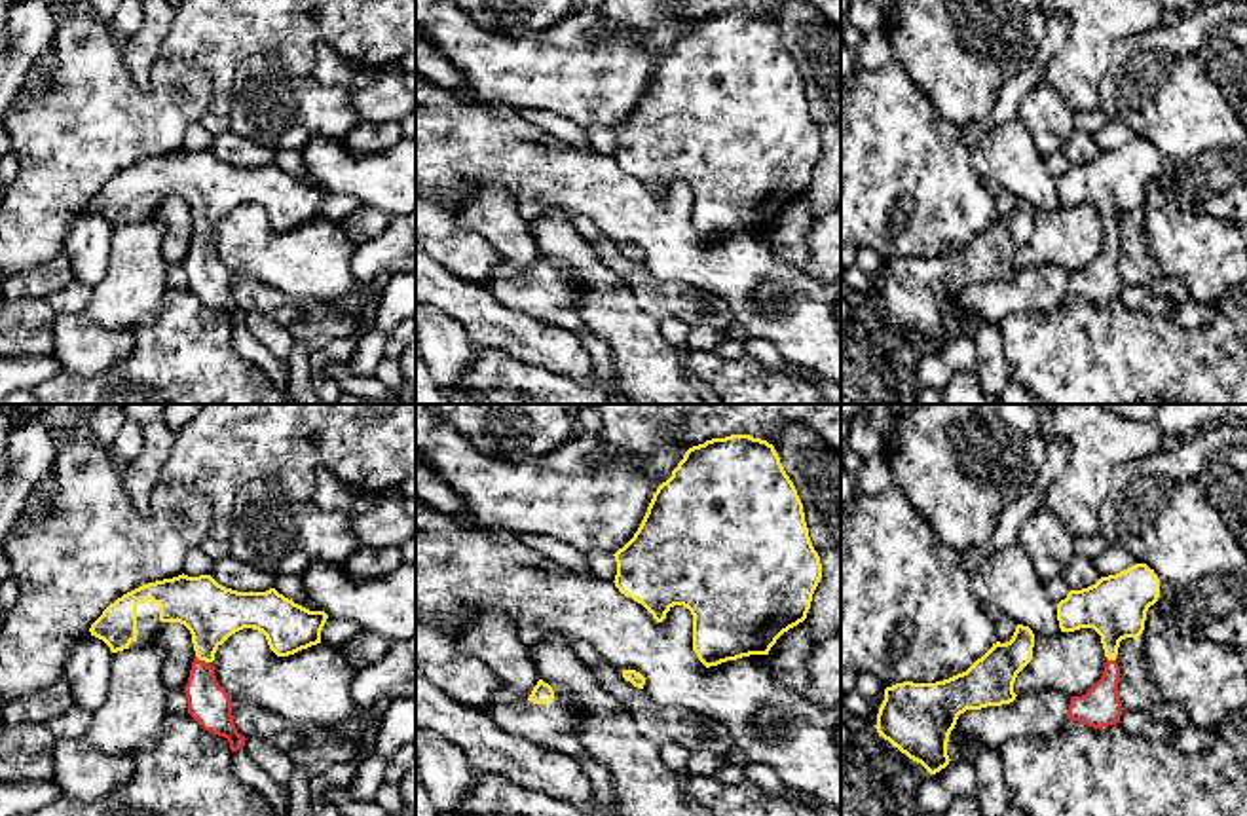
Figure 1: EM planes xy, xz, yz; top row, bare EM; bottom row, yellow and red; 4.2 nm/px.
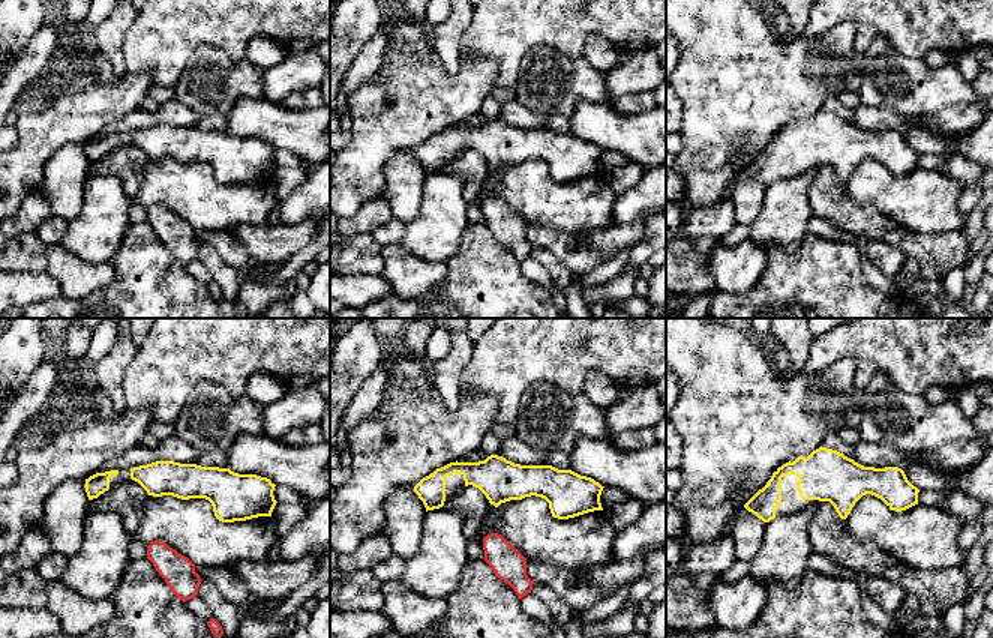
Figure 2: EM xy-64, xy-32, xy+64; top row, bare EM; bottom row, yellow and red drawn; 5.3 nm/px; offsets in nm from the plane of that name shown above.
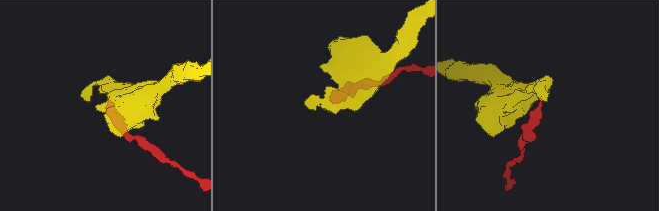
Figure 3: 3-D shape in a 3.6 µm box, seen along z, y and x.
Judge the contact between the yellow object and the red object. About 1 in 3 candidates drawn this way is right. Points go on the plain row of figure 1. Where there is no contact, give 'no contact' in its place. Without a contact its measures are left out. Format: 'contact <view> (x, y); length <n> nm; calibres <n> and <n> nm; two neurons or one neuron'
contact xy (202, 234); length 50 nm; calibres 240 and 180 nm; one neuron

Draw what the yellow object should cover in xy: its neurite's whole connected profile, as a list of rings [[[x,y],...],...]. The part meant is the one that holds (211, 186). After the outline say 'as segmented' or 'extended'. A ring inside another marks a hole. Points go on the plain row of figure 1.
[[[178,150],[156,158],[142,159],[114,178],[110,178],[102,190],[91,199],[91,211],[102,214],[112,228],[152,220],[154,213],[165,197],[180,197],[192,209],[195,233],[192,237],[190,252],[184,262],[188,271],[188,288],[209,307],[224,311],[230,317],[230,325],[237,326],[245,321],[233,300],[232,273],[218,260],[214,243],[216,224],[235,207],[243,203],[254,203],[268,214],[270,224],[277,232],[288,232],[302,224],[321,218],[321,205],[328,190],[325,186],[309,186],[292,175],[279,169],[275,163],[266,167],[237,167],[218,159],[211,150],[188,152]]]; extended

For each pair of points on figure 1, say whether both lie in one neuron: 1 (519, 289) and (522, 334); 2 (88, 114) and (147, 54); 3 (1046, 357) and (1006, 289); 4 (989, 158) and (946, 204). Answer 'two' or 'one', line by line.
1: two
2: two
3: two
4: two

